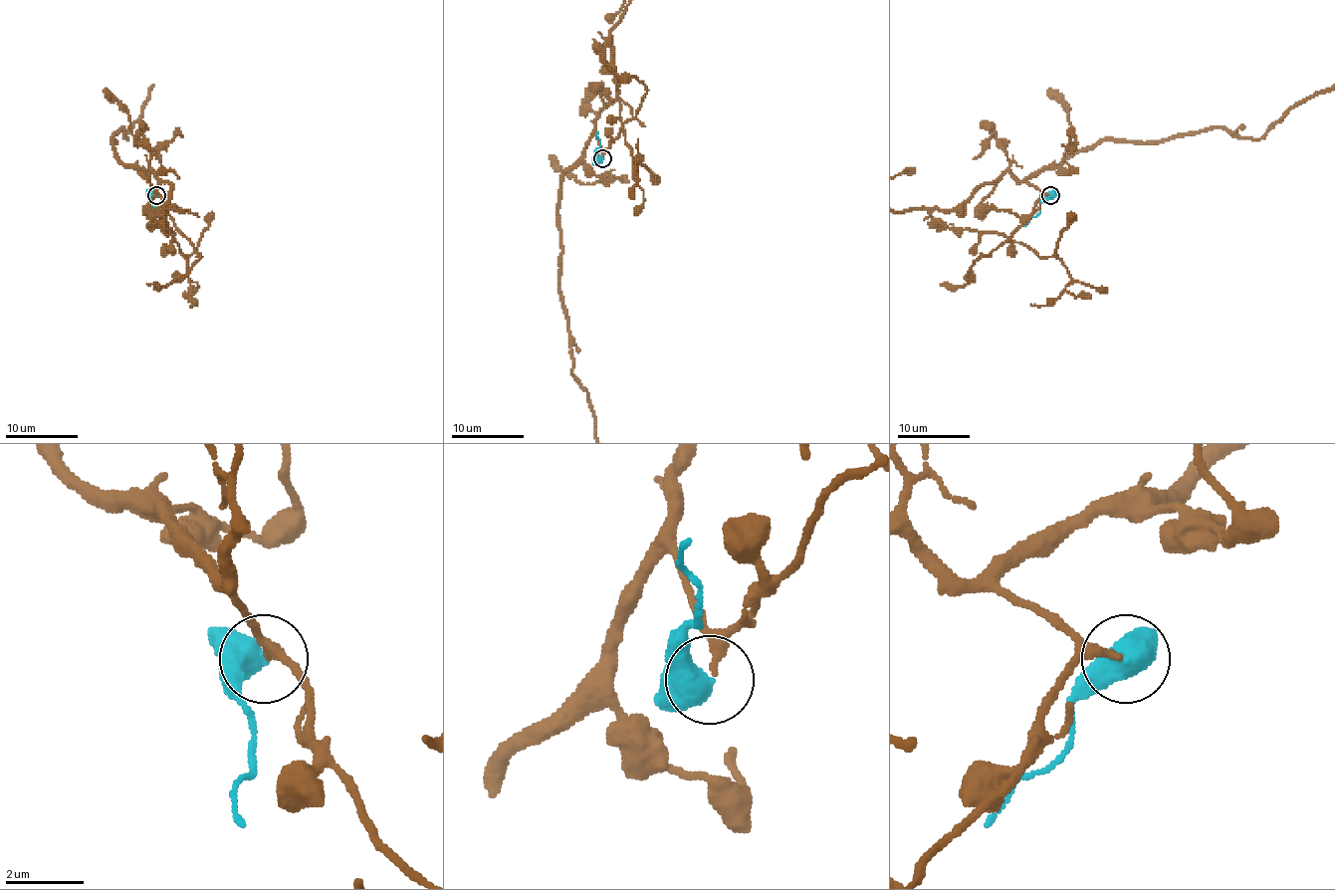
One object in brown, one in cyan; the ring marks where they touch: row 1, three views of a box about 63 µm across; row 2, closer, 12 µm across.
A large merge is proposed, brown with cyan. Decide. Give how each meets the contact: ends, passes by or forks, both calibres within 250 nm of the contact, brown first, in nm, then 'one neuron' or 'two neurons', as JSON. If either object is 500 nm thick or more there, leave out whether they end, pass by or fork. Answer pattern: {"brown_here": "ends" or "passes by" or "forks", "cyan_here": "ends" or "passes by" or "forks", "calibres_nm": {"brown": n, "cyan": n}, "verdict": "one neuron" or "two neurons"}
{"calibres_nm": {"brown": 180, "cyan": 500}, "verdict": "one neuron"}

